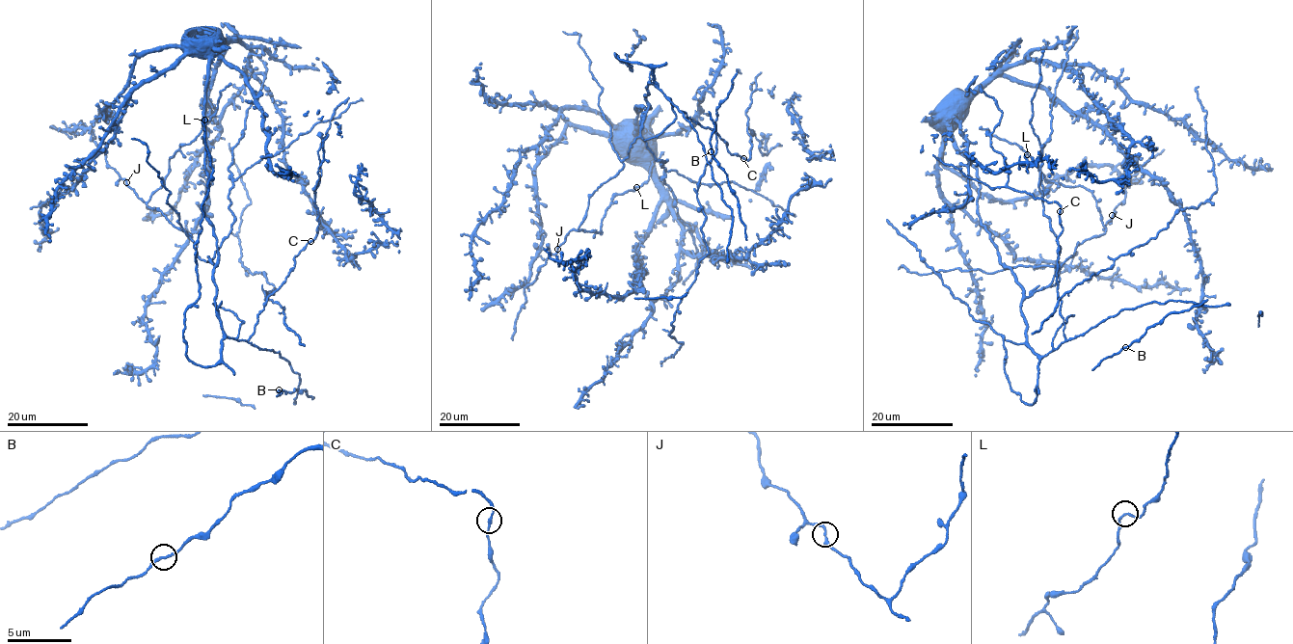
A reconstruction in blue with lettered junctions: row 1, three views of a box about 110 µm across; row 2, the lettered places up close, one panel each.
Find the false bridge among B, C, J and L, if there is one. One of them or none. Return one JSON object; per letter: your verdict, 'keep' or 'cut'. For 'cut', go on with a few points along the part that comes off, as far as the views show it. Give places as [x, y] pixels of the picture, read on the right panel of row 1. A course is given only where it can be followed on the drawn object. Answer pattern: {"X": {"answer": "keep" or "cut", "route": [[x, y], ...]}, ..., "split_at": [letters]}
{"B": {"answer": "keep"}, "C": {"answer": "keep"}, "J": {"answer": "keep"}, "L": {"answer": "keep"}, "split_at": []}

